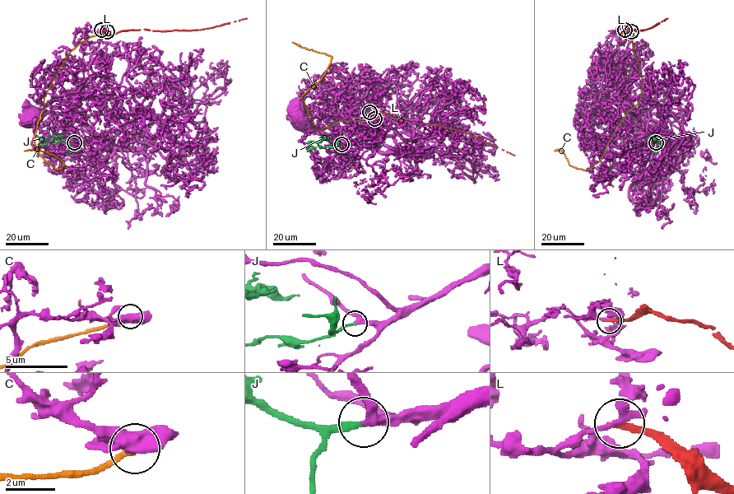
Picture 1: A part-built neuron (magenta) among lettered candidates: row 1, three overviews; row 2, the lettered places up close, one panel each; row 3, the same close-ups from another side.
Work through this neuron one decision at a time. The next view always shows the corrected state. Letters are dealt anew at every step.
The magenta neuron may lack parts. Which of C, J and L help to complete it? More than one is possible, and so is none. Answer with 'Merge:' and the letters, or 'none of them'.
Merge: J

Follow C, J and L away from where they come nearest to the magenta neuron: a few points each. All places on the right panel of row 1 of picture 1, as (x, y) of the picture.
C: (630, 31), (641, 78), (640, 100), (592, 166), (578, 169), (562, 151), (555, 151)
J: (656, 142), (659, 142), (660, 137), (655, 141), (653, 139), (657, 138), (661, 143), (663, 142)
L: (624, 30), (624, 34), (631, 30), (643, 30), (667, 18)

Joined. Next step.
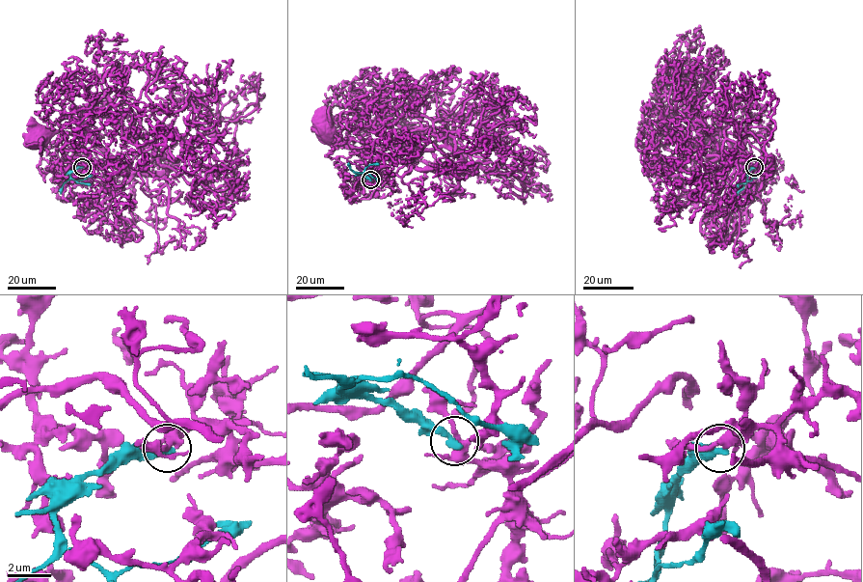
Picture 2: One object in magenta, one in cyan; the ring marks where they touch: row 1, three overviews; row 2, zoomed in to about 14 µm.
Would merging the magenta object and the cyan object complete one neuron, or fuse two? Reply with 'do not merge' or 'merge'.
do not merge

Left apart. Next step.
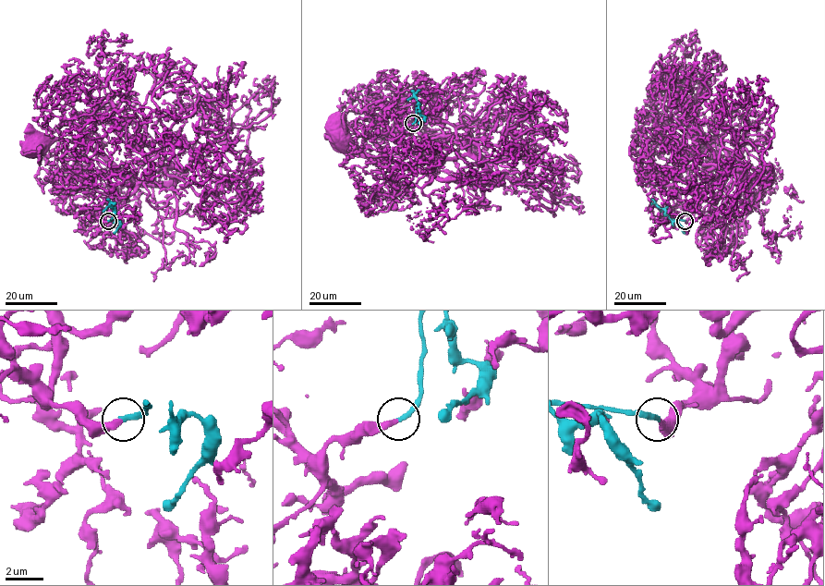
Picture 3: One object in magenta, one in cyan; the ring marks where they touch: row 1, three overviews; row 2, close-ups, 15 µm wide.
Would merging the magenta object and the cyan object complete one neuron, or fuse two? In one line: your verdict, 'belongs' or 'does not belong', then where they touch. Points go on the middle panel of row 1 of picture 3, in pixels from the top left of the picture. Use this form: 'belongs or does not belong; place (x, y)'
belongs; place (413, 123)

